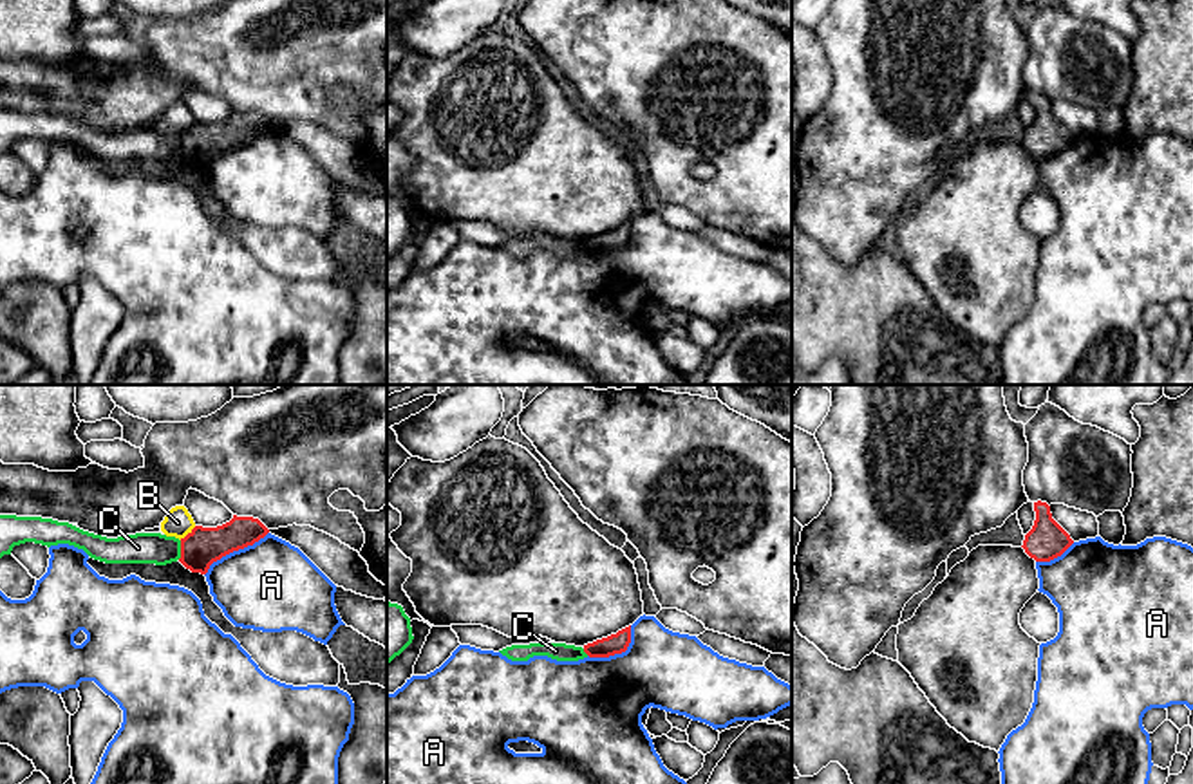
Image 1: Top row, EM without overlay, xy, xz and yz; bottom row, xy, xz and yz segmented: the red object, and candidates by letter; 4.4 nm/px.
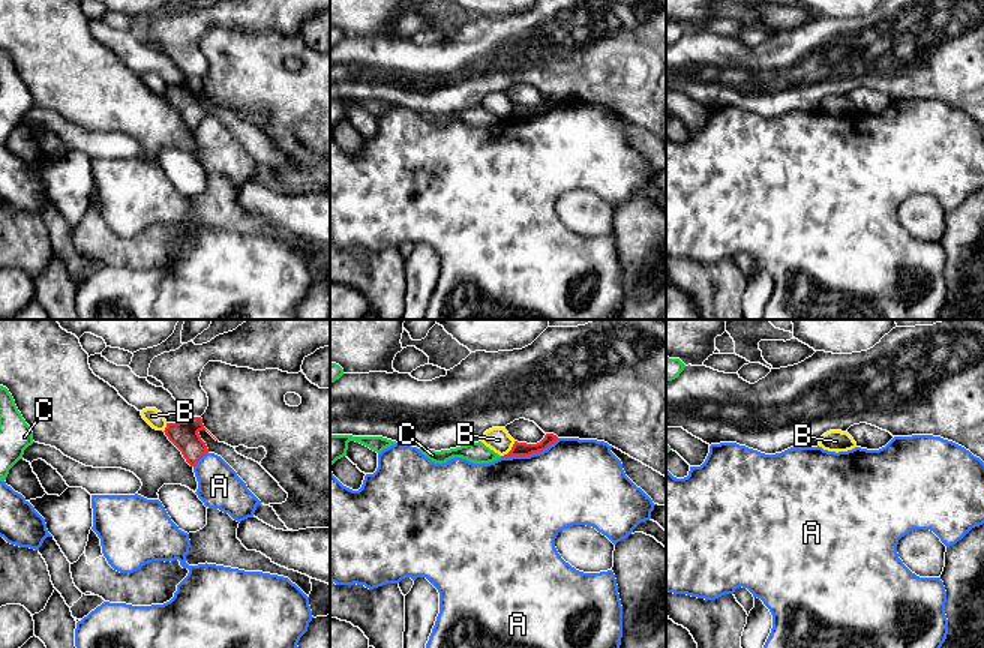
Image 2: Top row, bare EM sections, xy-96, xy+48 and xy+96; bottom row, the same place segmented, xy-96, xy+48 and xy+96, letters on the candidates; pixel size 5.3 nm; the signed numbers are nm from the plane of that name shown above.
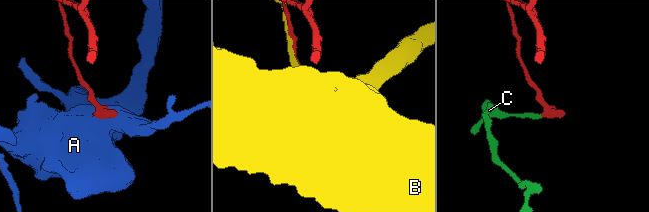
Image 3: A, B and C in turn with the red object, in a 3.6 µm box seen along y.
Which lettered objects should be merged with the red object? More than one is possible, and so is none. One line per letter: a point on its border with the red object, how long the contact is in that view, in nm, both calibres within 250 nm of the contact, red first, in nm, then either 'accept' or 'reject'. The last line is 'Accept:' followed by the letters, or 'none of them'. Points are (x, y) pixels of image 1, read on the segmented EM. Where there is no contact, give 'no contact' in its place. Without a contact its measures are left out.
A: contact xy (234, 550); length 340 nm; calibres 170 and 400 nm; reject
B: contact xy (188, 533); length 100 nm; calibres 170 and 130 nm; reject
C: contact xy (181, 550); length 90 nm; calibres 170 and 140 nm; reject
Accept: none of them

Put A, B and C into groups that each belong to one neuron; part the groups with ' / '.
A / B / C

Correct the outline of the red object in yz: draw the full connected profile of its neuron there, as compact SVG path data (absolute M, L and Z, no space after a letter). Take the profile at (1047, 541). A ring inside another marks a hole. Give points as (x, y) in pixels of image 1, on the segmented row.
M1034 502L1036 520L1032 529L1025 535L1023 549L1036 562L1050 562L1061 556L1074 540L1070 535L1052 518L1050 506L1047 502Z

